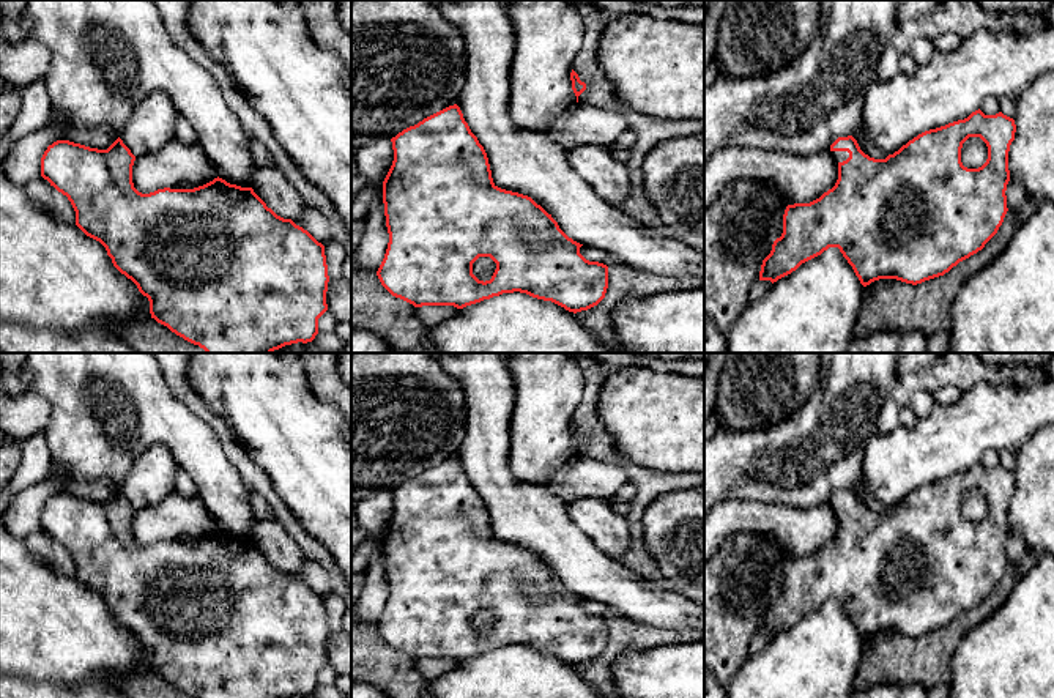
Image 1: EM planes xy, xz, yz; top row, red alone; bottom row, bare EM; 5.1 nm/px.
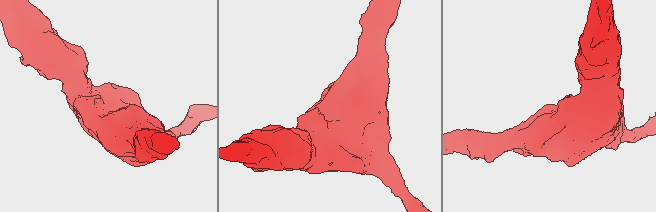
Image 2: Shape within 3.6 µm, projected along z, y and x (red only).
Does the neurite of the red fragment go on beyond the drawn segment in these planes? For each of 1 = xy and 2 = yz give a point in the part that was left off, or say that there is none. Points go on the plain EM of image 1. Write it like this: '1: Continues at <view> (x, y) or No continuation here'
1: No continuation here
2: Continues at yz (838, 509)

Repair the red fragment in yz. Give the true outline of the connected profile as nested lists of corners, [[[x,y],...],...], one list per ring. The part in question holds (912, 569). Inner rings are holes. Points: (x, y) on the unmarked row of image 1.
[[[978,462],[964,473],[919,487],[885,512],[865,507],[852,488],[838,490],[830,498],[830,507],[838,517],[835,539],[810,556],[786,559],[783,586],[763,613],[759,633],[774,637],[829,600],[840,602],[863,640],[879,632],[896,632],[917,638],[944,629],[959,614],[982,603],[1004,575],[1008,564],[1005,548],[1010,534],[1008,504],[1015,485],[1013,471],[1002,465],[985,468]],[[969,490],[980,490],[988,499],[988,512],[978,522],[967,522],[961,515],[961,501]]]

